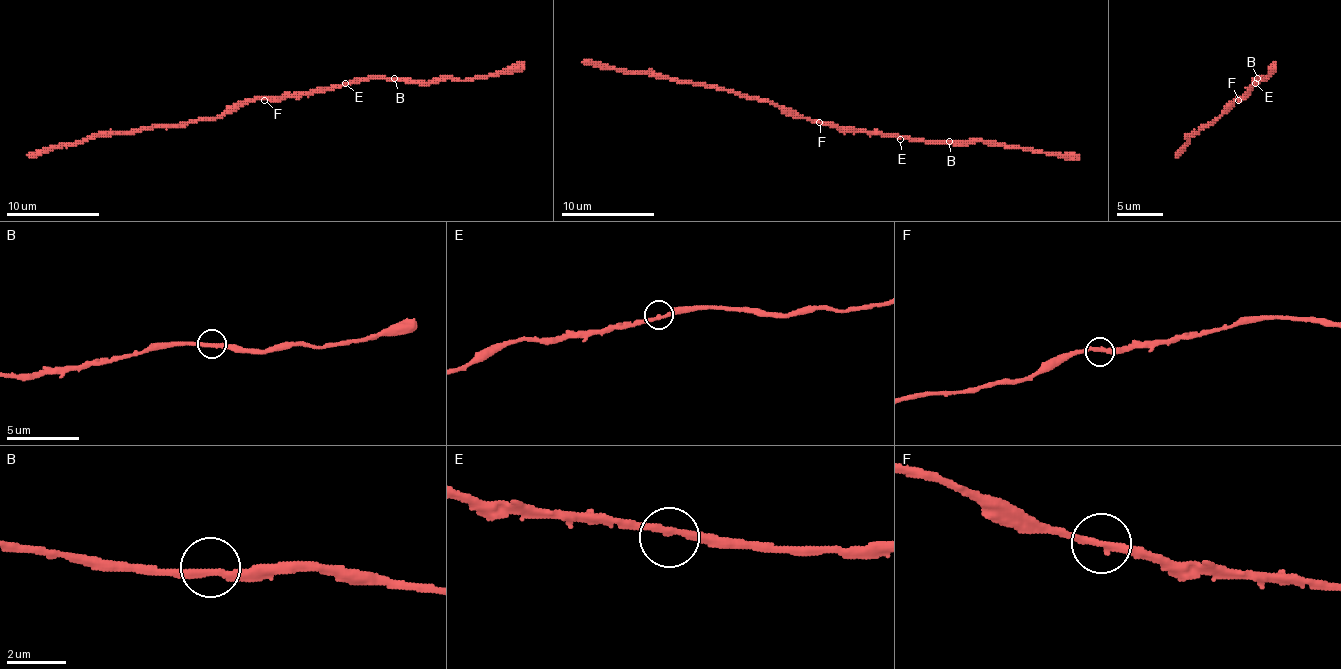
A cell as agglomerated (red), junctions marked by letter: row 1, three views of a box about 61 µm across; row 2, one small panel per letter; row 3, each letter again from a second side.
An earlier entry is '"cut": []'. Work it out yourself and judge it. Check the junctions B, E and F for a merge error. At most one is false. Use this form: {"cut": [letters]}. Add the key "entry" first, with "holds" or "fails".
{"entry": "holds", "cut": []}

